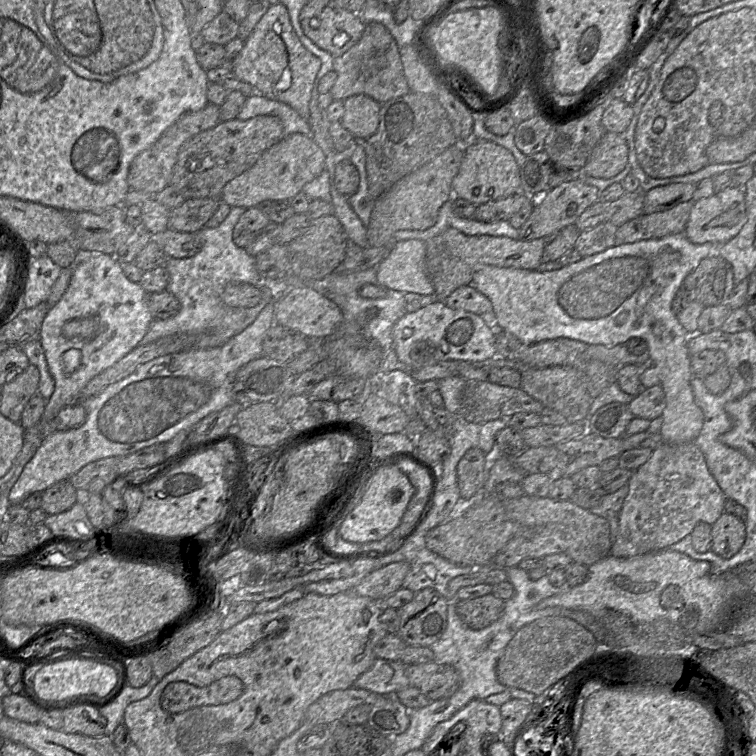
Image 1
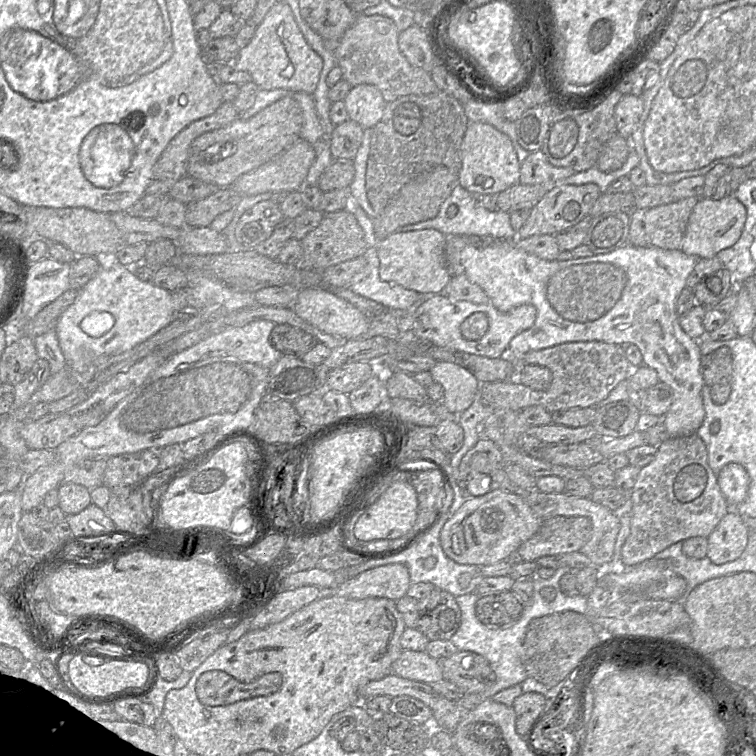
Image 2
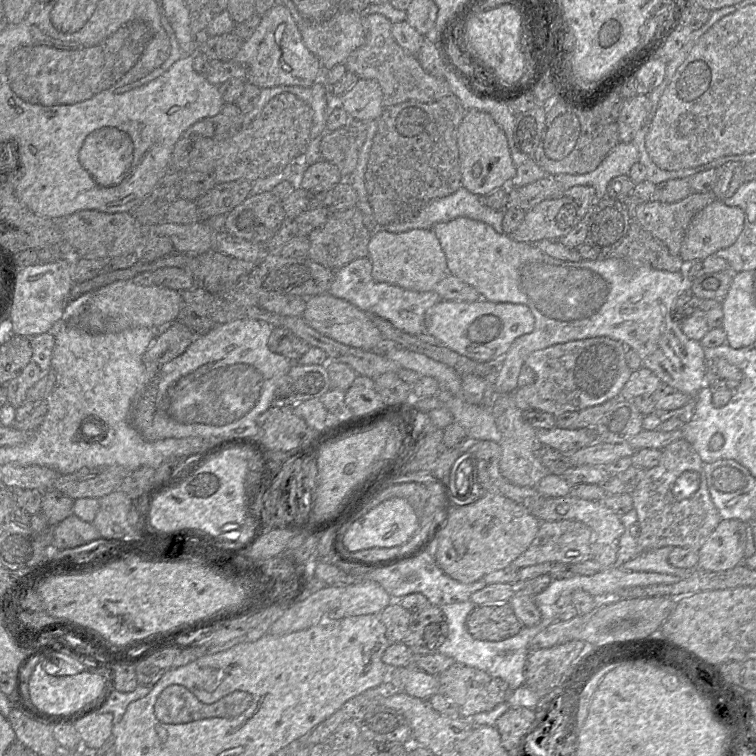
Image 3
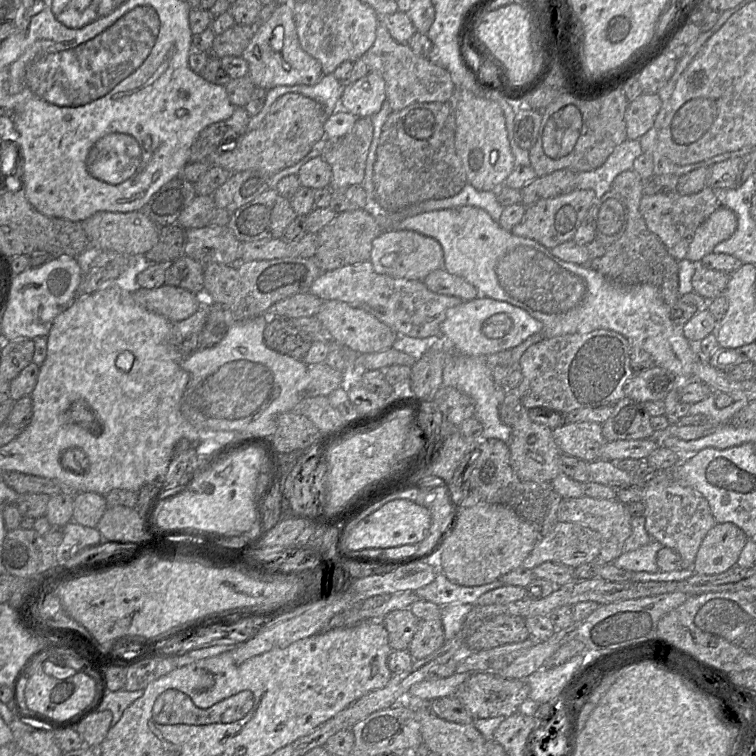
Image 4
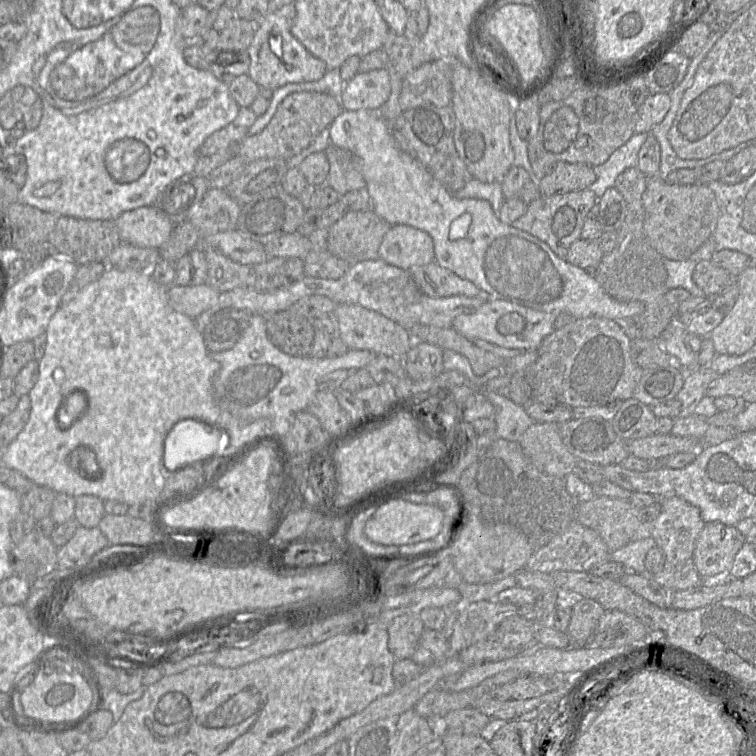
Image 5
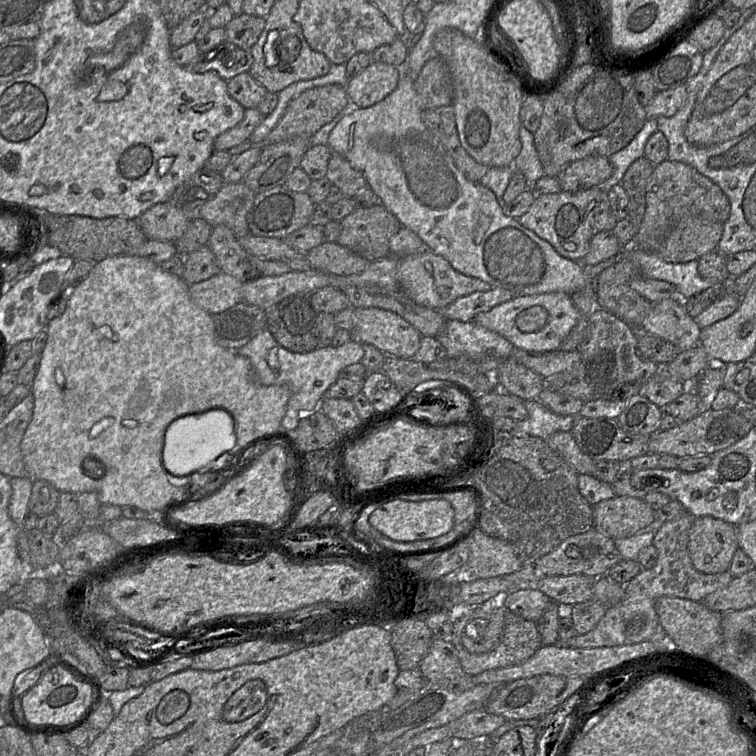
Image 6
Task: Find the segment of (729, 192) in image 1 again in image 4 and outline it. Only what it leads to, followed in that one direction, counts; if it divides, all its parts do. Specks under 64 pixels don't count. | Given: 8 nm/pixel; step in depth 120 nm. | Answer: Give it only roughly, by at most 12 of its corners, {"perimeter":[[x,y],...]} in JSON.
{"perimeter":[[719,206],[696,230],[686,258],[713,252],[737,229],[733,210]]}

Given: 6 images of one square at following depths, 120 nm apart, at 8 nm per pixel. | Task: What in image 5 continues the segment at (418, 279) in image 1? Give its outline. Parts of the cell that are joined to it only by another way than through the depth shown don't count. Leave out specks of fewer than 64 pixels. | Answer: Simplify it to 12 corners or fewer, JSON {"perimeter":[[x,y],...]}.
{"perimeter":[[392,225],[379,259],[410,270],[434,261],[423,230]]}

